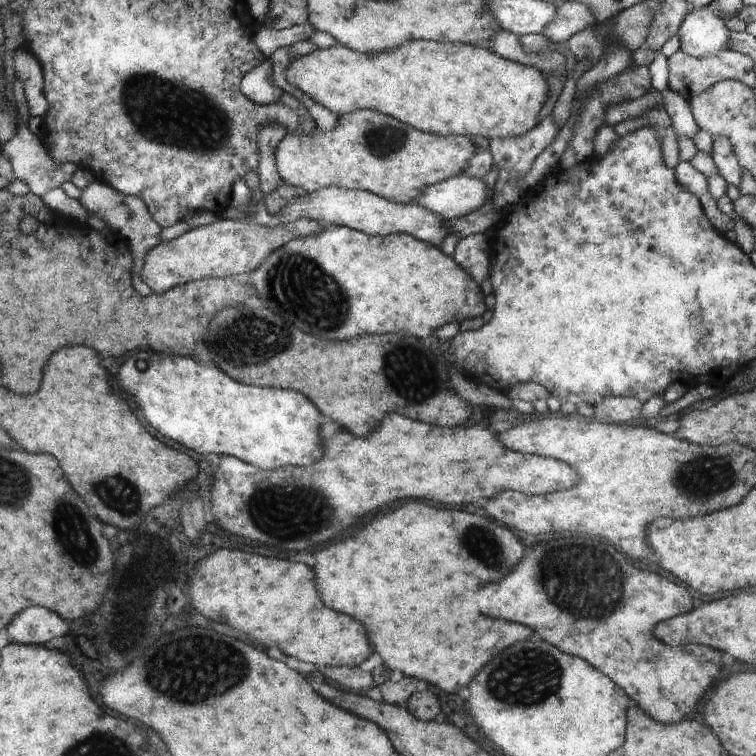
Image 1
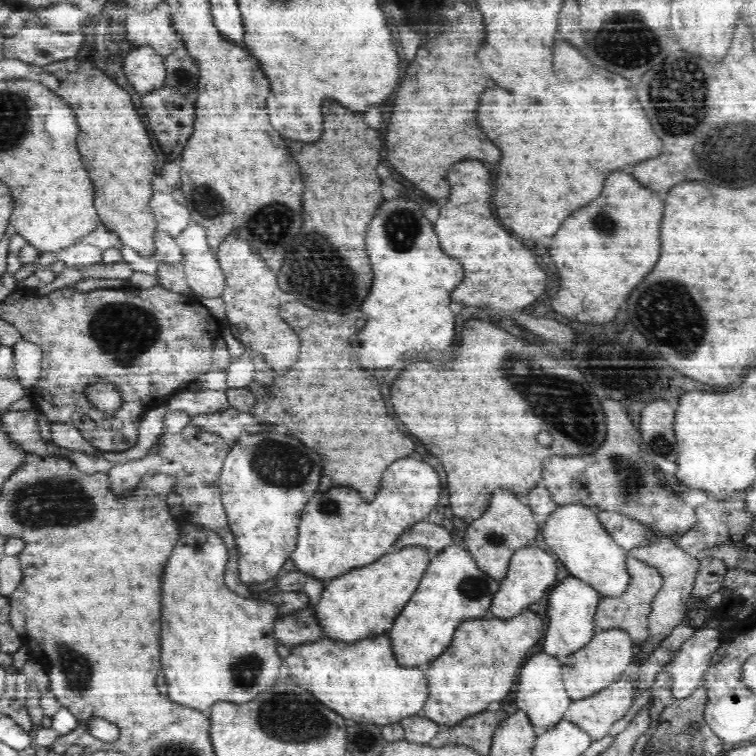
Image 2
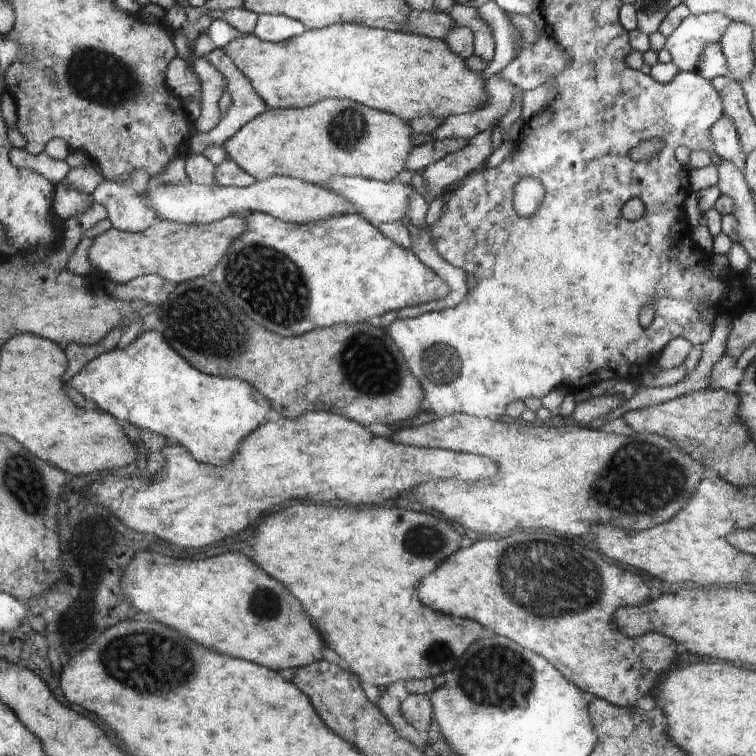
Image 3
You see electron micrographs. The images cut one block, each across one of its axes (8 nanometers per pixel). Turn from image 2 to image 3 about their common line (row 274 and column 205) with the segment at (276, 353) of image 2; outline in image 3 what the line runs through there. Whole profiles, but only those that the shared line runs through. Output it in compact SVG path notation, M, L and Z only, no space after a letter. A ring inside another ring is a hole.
M236 215L203 225L159 220L154 226L150 226L149 229L141 233L119 231L112 227L94 238L94 244L89 249L88 258L96 268L97 276L106 277L118 284L130 282L130 280L143 274L157 274L168 282L188 282L188 280L194 280L198 276L210 274L216 268L216 264L220 262L220 258L224 258L233 242L236 242L248 229L247 218Z

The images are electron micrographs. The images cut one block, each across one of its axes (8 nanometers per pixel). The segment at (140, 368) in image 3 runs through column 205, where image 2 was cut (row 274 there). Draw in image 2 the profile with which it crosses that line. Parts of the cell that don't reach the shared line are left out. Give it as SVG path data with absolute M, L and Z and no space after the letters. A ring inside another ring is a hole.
M406 198L382 202L374 220L366 232L366 251L370 256L374 282L370 294L362 304L362 312L368 320L361 324L362 330L350 338L354 354L358 356L362 368L390 368L402 354L410 350L446 350L454 340L454 314L450 310L450 292L458 282L462 282L462 266L456 258L446 256L440 250L439 238L434 232L434 224L424 218L422 208Z

